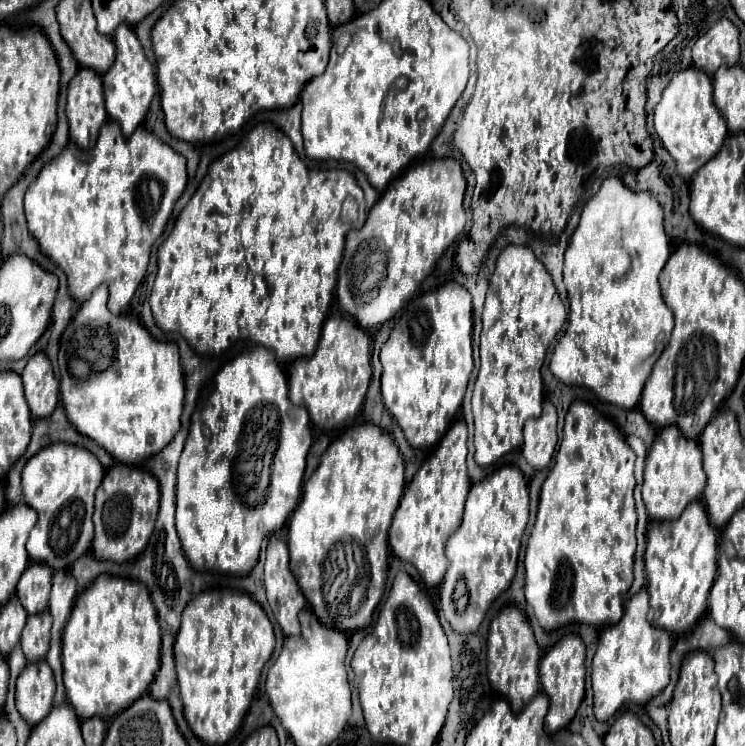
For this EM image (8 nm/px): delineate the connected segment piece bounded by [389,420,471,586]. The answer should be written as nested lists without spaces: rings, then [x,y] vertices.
[[[457,420],[449,426],[433,456],[417,470],[409,482],[389,528],[389,546],[401,560],[411,562],[425,586],[439,586],[447,570],[445,542],[461,526],[463,504],[471,486],[467,476],[467,424]]]

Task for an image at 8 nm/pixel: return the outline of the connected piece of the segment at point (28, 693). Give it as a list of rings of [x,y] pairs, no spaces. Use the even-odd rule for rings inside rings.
[[[45,660],[29,662],[17,678],[17,710],[29,726],[39,724],[51,710],[55,696],[53,670]]]

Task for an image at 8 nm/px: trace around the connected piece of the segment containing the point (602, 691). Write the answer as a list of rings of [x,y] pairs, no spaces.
[[[641,588],[631,596],[623,608],[623,616],[617,624],[607,626],[597,642],[597,652],[593,656],[593,692],[595,692],[595,718],[599,722],[609,720],[625,702],[647,704],[655,694],[663,692],[669,684],[669,650],[671,636],[665,630],[657,630],[647,620],[649,594]]]

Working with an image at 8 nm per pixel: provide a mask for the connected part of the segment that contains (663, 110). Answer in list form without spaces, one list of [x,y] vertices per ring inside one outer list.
[[[689,66],[671,78],[663,90],[661,102],[655,106],[655,130],[667,152],[673,156],[677,174],[685,180],[689,180],[707,160],[719,152],[723,138],[727,138],[727,122],[713,102],[713,84],[703,70]]]

